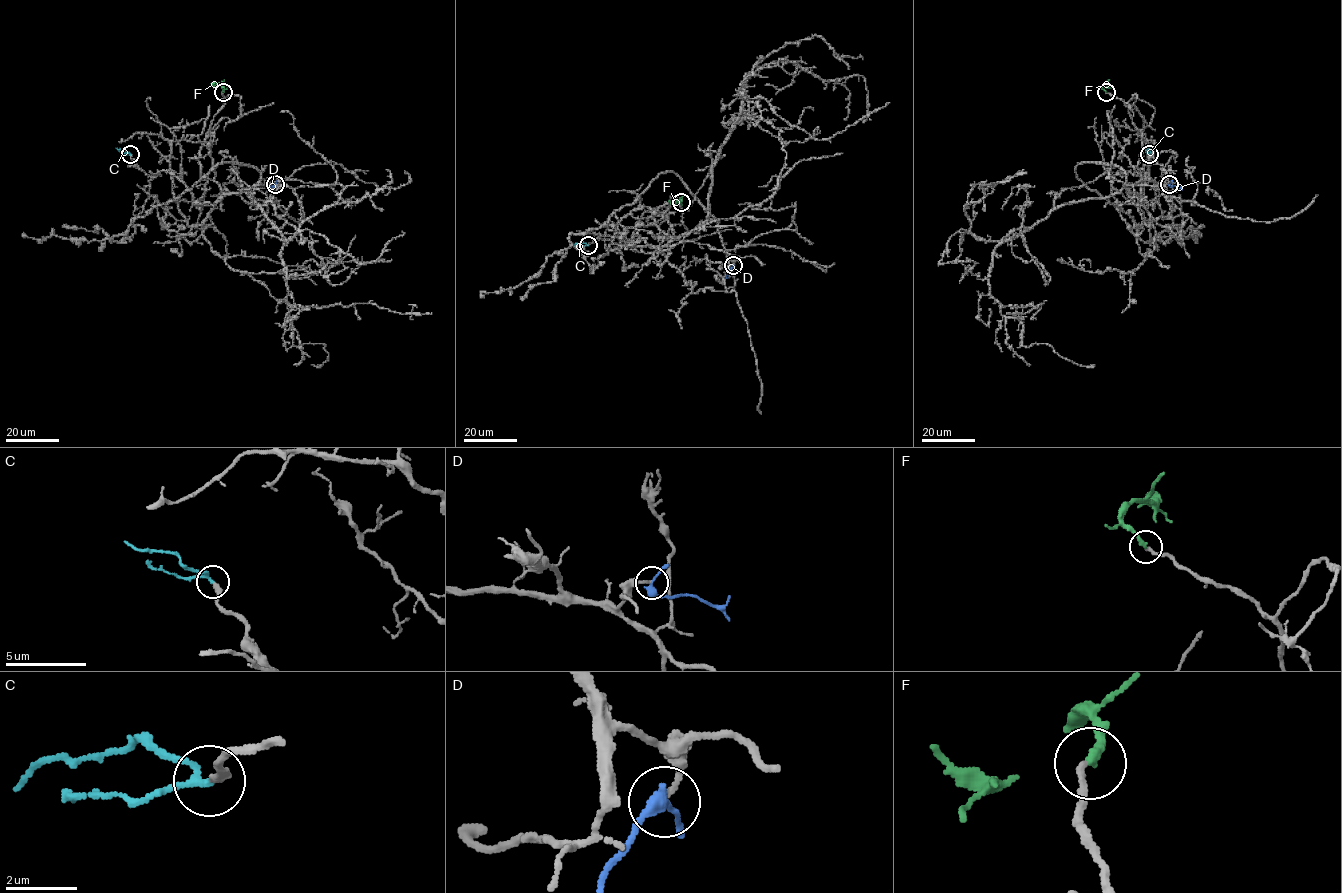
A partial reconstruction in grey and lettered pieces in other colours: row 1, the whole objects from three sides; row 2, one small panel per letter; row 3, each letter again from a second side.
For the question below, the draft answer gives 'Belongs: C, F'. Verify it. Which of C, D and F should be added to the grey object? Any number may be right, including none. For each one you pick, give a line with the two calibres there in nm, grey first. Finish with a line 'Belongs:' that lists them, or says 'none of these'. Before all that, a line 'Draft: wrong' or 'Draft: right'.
Draft: right
C: 220/160 nm
F: 190/260 nm
Belongs: C, F

